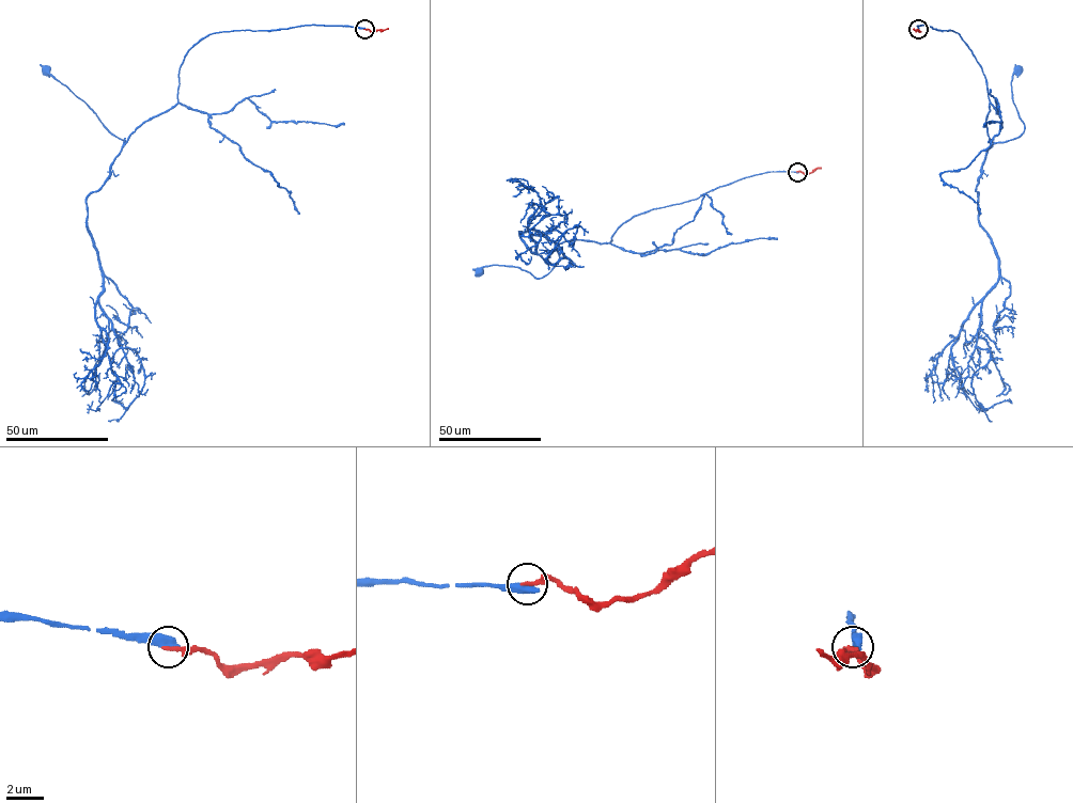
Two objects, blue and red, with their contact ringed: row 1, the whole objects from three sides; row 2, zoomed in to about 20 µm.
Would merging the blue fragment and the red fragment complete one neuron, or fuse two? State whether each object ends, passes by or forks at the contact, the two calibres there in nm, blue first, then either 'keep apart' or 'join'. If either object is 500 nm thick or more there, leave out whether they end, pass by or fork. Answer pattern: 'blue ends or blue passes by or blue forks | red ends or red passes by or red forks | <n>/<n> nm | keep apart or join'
600/260 nm | join

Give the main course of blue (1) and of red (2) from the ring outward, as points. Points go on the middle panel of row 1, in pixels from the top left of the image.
1: (796, 172), (745, 176), (634, 216), (610, 243), (563, 241), (541, 278), (498, 265), (478, 272)
2: (797, 172), (807, 174), (821, 168)

